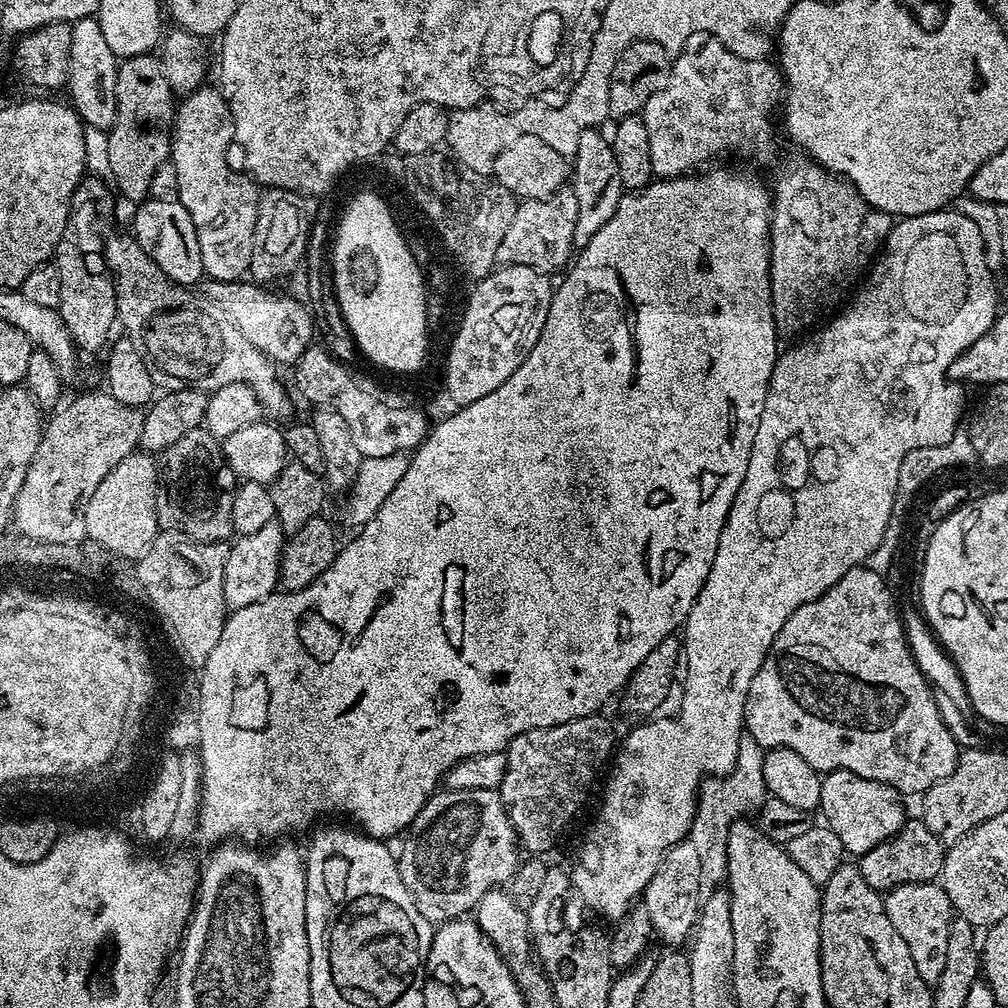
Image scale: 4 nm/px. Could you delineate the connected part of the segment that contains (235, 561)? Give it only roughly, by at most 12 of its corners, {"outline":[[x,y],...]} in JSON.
{"outline":[[272,519],[231,541],[225,609],[277,591],[286,534]]}

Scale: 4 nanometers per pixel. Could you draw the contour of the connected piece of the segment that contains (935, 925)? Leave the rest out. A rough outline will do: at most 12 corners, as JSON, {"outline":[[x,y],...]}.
{"outline":[[936,882],[884,896],[922,982],[935,986],[954,919]]}

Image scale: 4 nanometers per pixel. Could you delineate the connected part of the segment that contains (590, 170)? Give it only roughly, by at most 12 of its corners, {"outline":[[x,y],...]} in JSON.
{"outline":[[587,128],[570,164],[573,245],[614,218],[622,187],[609,137]]}

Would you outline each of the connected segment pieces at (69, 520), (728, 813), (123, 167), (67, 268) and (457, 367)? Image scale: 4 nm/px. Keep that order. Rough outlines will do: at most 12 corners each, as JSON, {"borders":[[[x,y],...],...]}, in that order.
{"borders":[[[106,390],[57,407],[14,502],[31,536],[77,545],[98,482],[144,412]],[[739,740],[734,770],[705,777],[687,839],[701,897],[725,881],[730,826],[767,800],[764,752]],[[155,55],[121,59],[115,191],[140,202],[169,163],[177,105]],[[88,174],[72,191],[54,253],[58,311],[81,353],[118,320],[104,260],[113,189]],[[506,264],[472,296],[448,367],[481,403],[534,350],[554,284]]]}

